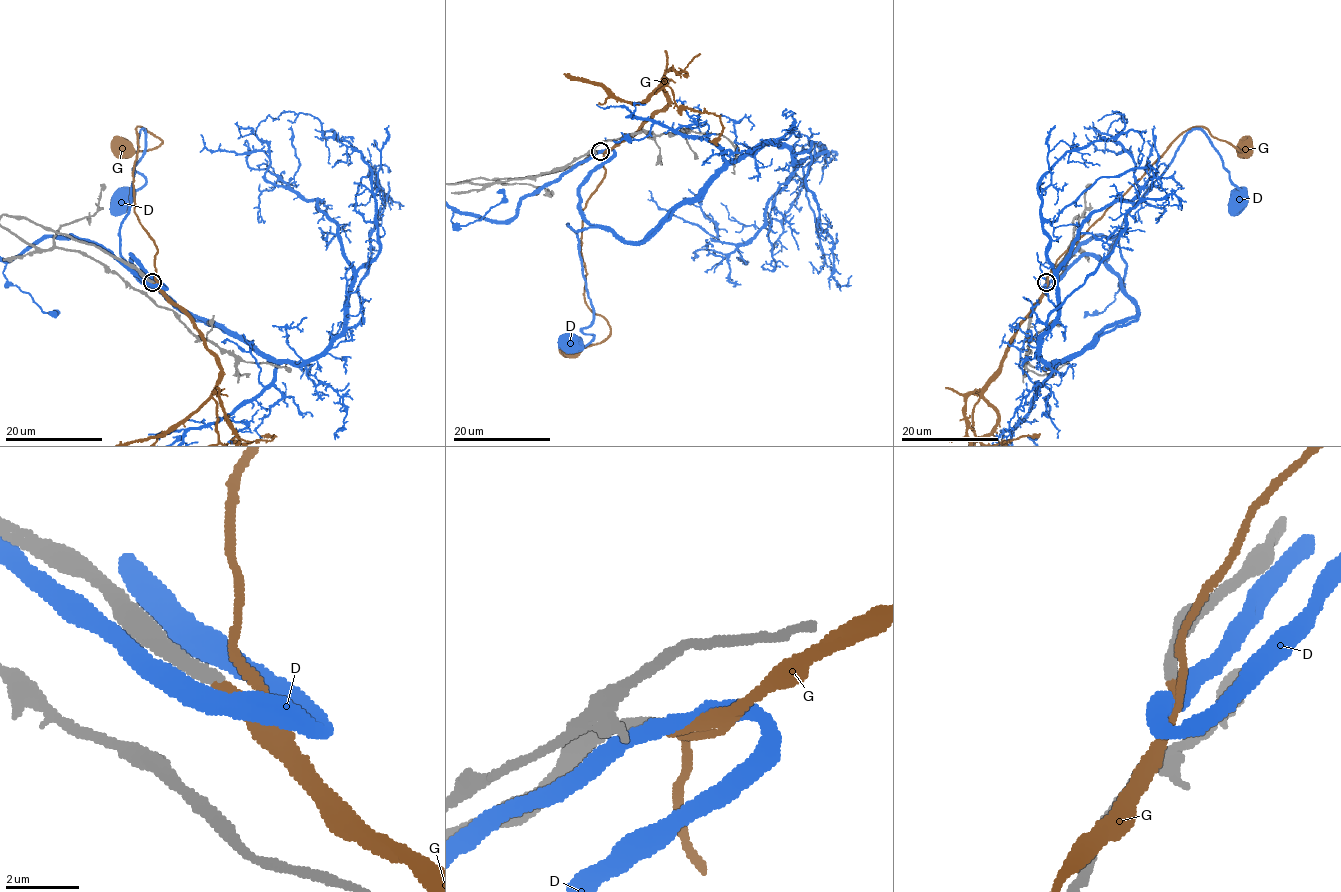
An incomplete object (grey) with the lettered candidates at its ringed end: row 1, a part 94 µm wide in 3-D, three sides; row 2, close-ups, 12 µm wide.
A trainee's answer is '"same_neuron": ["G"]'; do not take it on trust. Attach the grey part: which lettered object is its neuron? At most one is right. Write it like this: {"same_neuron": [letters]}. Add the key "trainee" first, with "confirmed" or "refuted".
{"trainee": "confirmed", "same_neuron": ["G"]}

